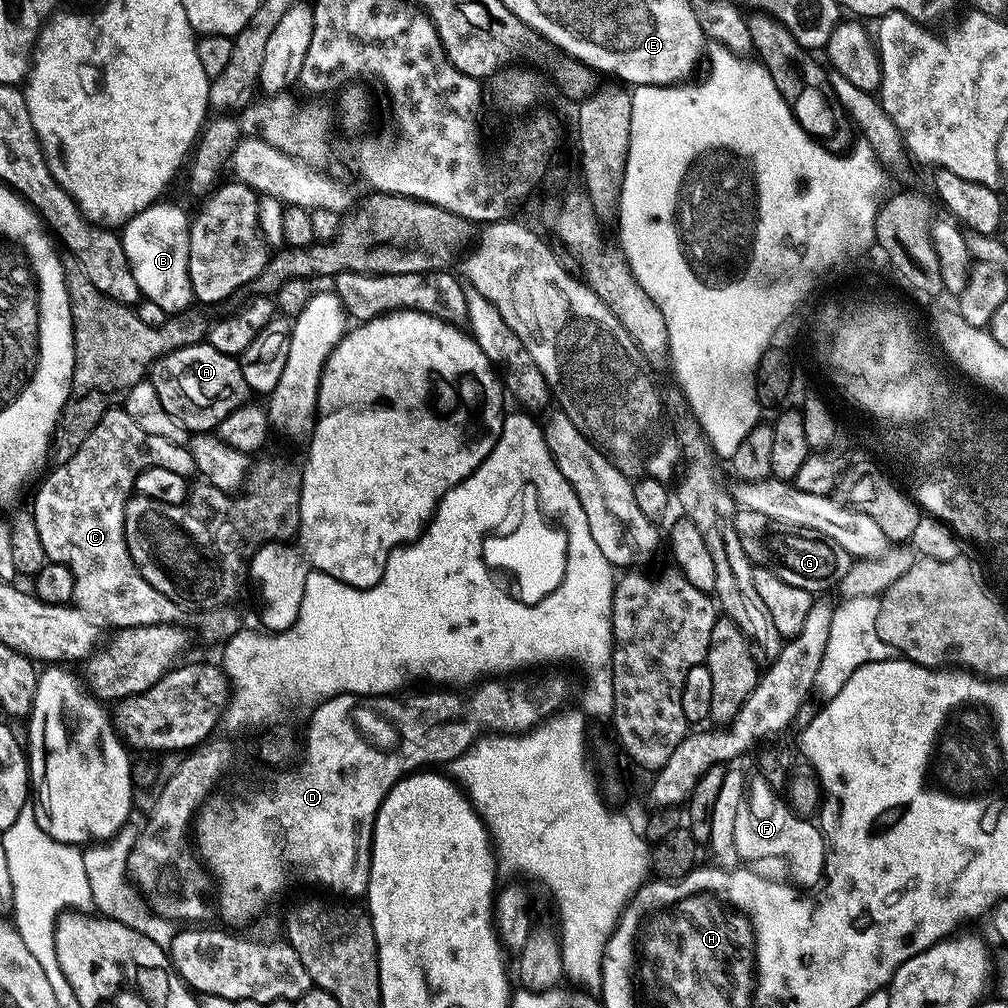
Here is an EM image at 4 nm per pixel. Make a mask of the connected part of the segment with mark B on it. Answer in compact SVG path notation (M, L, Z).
M164 203L151 204L146 210L142 210L134 218L130 218L128 223L123 225L122 239L126 250L126 258L130 262L134 274L134 282L138 282L140 287L141 297L162 306L162 310L166 310L169 314L175 314L189 311L194 304L192 287L190 286L190 270L188 269L190 216L189 213L184 213L178 205Z

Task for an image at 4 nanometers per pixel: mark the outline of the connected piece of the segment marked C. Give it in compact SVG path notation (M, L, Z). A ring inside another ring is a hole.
M113 406L96 423L94 430L90 430L76 453L55 466L57 468L48 477L45 475L39 481L40 489L32 500L31 523L40 540L38 548L48 555L47 559L54 564L64 564L70 570L75 607L95 618L101 625L109 624L109 629L112 630L143 624L175 625L177 604L166 598L166 594L154 590L154 586L150 586L150 582L142 578L134 558L130 558L122 527L122 509L128 497L133 495L138 474L142 474L147 468L174 470L174 474L195 477L197 471L191 447L175 444L166 438L158 438L158 434L146 434L146 430L142 430L142 426L138 426L138 422L134 422L134 418L130 418L130 414L126 414L123 407Z

